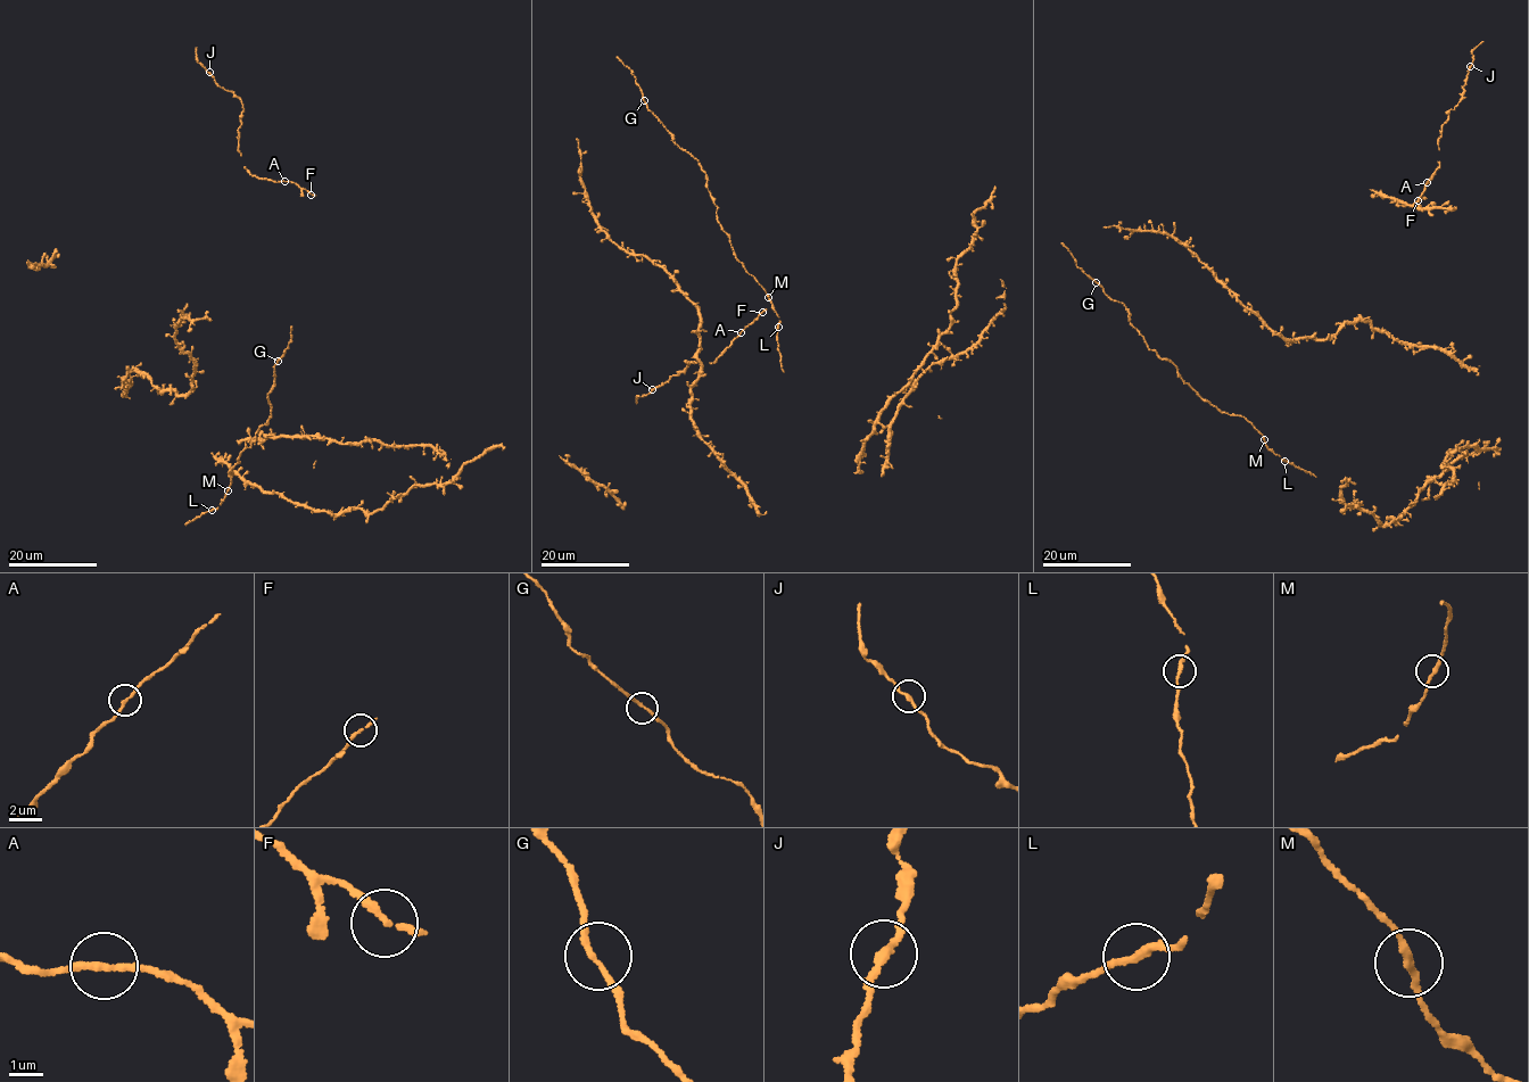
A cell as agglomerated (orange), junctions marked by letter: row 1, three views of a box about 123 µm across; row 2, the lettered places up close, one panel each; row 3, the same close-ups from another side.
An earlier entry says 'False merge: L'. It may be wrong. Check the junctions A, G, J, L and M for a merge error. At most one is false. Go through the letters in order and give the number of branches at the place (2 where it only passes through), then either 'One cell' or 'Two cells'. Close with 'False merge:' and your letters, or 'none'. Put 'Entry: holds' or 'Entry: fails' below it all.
A: Branches: 2. One cell
G: Branches: 2. One cell
J: Branches: 2. One cell
L: Branches: 2. One cell
M: Branches: 2. One cell
False merge: none
Entry: fails

